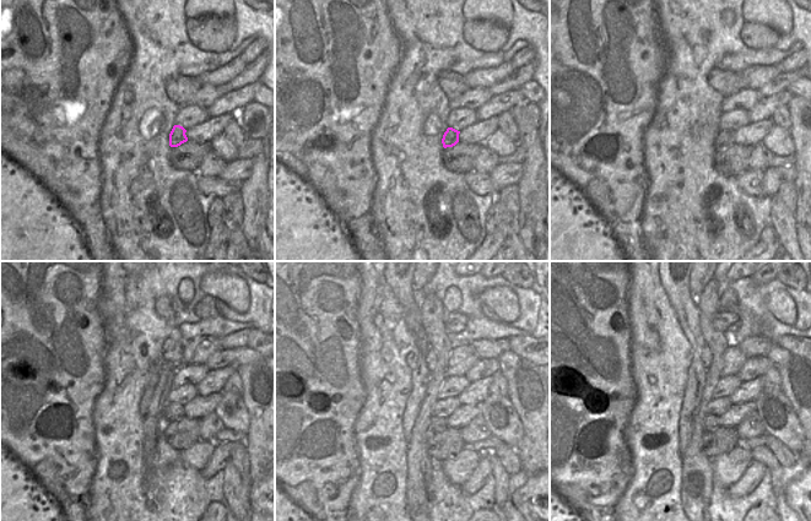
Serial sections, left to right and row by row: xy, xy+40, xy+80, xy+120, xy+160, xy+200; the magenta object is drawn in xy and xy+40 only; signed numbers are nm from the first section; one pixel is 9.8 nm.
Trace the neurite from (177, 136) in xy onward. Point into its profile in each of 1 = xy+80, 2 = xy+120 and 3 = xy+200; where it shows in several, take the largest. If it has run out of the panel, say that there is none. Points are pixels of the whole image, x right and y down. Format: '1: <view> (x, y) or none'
1: xy+80 (724, 137)
2: xy+120 (173, 412)
3: xy+200 (709, 422)

